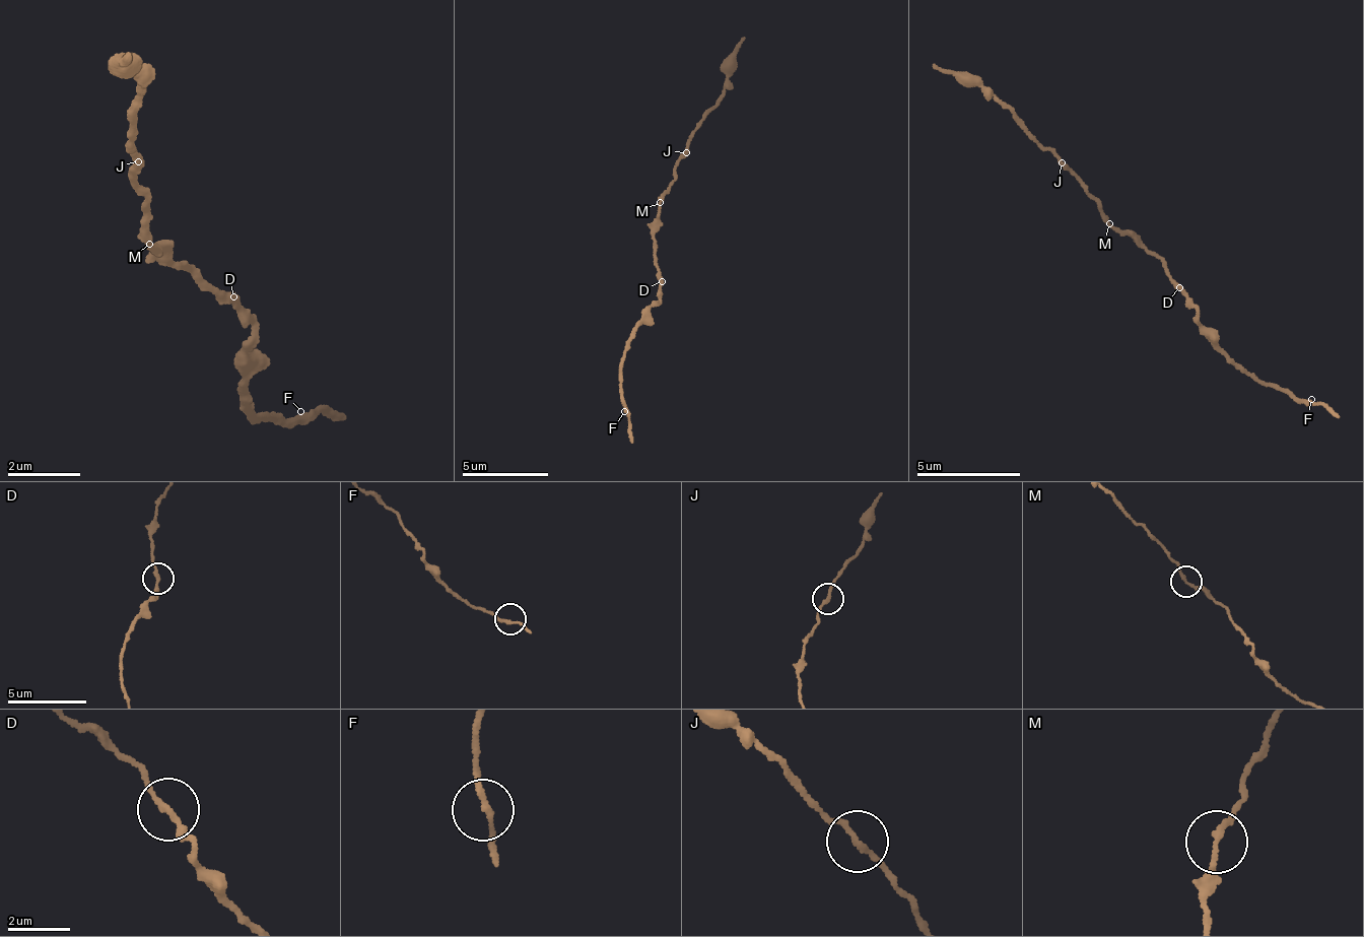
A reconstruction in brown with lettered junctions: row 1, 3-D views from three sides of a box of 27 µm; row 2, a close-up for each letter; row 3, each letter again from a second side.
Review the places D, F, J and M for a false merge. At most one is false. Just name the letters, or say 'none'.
none

